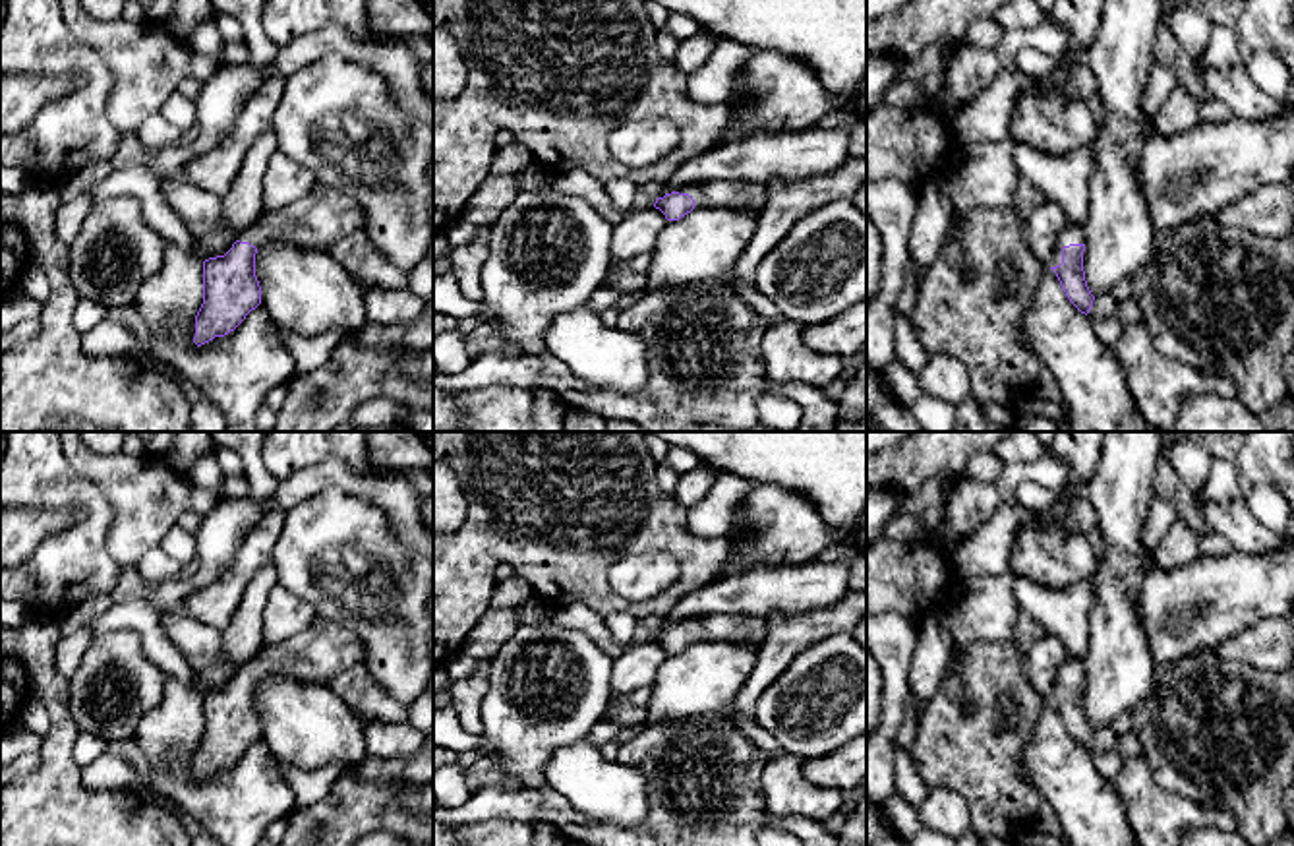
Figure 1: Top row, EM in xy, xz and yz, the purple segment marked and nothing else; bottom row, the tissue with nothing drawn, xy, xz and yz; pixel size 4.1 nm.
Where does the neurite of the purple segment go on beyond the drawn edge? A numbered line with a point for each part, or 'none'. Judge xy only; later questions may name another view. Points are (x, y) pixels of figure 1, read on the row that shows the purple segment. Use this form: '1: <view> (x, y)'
1: xy (323, 215)

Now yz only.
1: yz (1072, 233)

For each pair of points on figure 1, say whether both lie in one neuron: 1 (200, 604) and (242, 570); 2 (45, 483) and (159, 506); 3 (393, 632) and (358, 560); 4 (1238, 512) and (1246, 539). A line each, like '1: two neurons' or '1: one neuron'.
1: one neuron
2: two neurons
3: one neuron
4: one neuron

